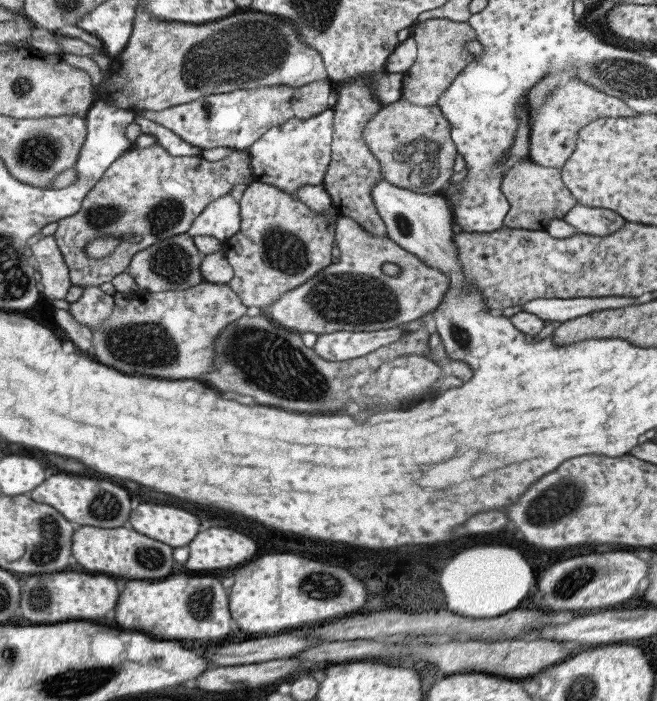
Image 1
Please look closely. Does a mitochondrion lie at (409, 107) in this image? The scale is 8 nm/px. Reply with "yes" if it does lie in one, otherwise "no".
no

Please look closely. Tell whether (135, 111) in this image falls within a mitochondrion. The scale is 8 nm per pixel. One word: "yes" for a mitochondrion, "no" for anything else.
no

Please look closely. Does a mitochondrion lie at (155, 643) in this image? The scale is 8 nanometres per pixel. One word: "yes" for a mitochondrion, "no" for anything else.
no

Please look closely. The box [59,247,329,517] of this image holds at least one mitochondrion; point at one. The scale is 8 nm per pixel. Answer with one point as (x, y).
(138, 344)

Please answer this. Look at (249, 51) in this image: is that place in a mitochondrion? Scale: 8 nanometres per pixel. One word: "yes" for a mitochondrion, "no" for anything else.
yes

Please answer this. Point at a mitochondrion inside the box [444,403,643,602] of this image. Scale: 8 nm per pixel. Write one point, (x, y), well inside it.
(571, 492)

